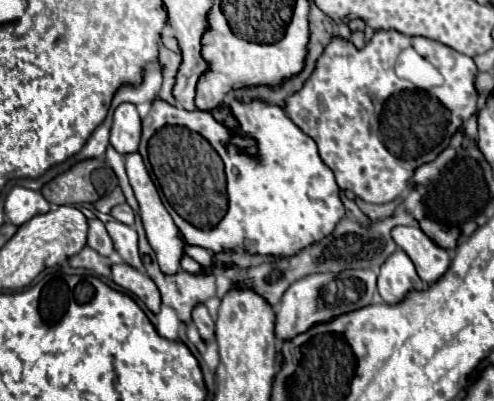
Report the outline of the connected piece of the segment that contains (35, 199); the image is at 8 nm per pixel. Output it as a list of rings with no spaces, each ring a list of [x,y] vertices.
[[[14,187],[8,193],[4,203],[4,213],[8,221],[14,225],[22,225],[34,215],[48,213],[48,211],[50,211],[50,203],[42,197],[42,193],[26,189],[26,187]]]

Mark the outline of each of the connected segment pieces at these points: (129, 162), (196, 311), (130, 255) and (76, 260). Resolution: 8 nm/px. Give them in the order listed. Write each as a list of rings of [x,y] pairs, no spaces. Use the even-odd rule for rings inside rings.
[[[132,153],[132,155],[124,155],[124,161],[126,161],[126,173],[128,173],[128,179],[130,179],[130,185],[134,189],[134,195],[140,203],[140,217],[142,217],[142,223],[144,223],[144,229],[146,229],[146,235],[148,235],[148,241],[152,245],[152,249],[156,251],[158,255],[158,263],[162,267],[164,273],[176,273],[180,271],[180,257],[184,255],[184,241],[178,233],[178,227],[174,225],[172,217],[168,215],[160,195],[158,195],[158,189],[156,185],[152,183],[148,171],[146,171],[146,165],[140,157],[140,153]]]
[[[198,303],[192,309],[192,321],[198,327],[198,331],[200,331],[204,341],[212,341],[214,339],[214,319],[210,317],[210,313],[208,313],[204,303]]]
[[[116,219],[108,221],[106,229],[108,229],[108,233],[110,233],[112,241],[114,241],[114,249],[122,257],[122,261],[132,265],[134,269],[142,271],[144,265],[142,265],[140,255],[138,255],[138,235],[136,235],[136,229],[126,225],[126,223],[120,223]]]
[[[88,245],[70,259],[70,265],[72,267],[84,267],[84,269],[90,269],[94,271],[96,275],[100,277],[106,277],[110,279],[110,267],[112,267],[112,261],[100,253],[96,253],[94,249],[90,249]]]

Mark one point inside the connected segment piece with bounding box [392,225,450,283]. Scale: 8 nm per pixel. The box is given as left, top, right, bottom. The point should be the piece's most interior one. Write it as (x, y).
(431, 261)

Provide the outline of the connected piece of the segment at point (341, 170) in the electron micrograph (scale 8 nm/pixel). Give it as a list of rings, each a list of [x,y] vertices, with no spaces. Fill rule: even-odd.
[[[376,31],[362,51],[336,37],[324,49],[306,85],[288,97],[286,115],[314,139],[320,159],[334,171],[342,191],[350,189],[368,203],[388,203],[408,191],[414,171],[434,161],[450,145],[450,139],[460,131],[464,121],[476,113],[478,93],[474,77],[476,65],[472,57],[426,37]],[[406,47],[416,49],[430,61],[442,73],[444,85],[424,91],[396,77],[394,63]],[[370,95],[376,95],[382,105],[388,101],[382,125],[382,111],[368,99]]]

